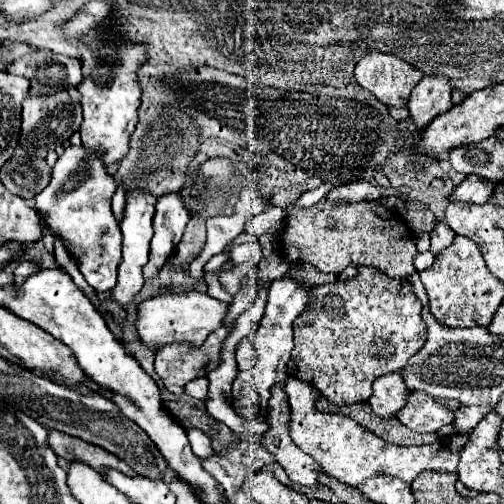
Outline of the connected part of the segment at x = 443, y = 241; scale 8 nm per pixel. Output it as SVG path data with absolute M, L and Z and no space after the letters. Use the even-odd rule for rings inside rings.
M438 223L436 229L432 231L432 249L430 249L430 251L432 251L434 257L436 257L436 255L440 255L446 247L450 247L452 241L454 241L454 231L452 231L450 227L446 227L444 223Z

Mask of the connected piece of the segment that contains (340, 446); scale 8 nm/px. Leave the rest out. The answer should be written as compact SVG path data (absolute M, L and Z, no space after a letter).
M290 377L286 381L286 393L290 401L290 437L292 441L308 455L312 455L328 475L336 477L342 483L348 483L356 487L360 481L364 481L368 475L392 475L400 477L406 483L412 483L414 477L422 471L436 471L436 473L452 473L456 475L458 469L458 457L464 445L470 439L470 433L464 435L450 435L440 437L430 445L422 447L400 447L386 443L384 439L376 437L368 429L360 427L350 417L344 417L340 413L320 413L314 407L314 387L308 383L302 383L296 377Z

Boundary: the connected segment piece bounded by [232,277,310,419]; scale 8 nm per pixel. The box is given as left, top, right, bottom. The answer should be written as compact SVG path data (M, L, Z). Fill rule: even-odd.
M282 277L282 279L272 281L272 285L268 289L266 311L264 311L264 317L258 325L258 331L254 333L252 338L257 362L254 369L250 369L246 373L238 373L238 377L234 381L234 389L232 389L234 405L238 405L236 411L248 419L264 419L266 409L268 409L268 395L270 395L272 383L288 379L286 363L288 363L290 351L294 347L294 343L292 343L292 321L304 311L306 303L308 303L308 291L310 289L302 289L290 277Z

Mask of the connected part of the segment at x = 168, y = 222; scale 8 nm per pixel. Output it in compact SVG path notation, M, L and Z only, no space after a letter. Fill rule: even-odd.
M180 191L164 193L162 197L158 197L156 213L152 221L154 237L150 247L150 261L144 267L144 279L152 279L160 273L166 259L176 251L190 217L192 215L184 207Z

